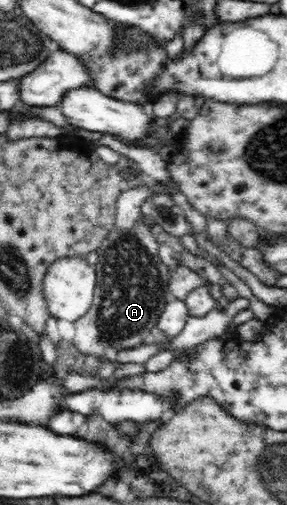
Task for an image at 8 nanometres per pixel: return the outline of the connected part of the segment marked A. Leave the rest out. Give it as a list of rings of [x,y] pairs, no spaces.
[[[136,224],[130,230],[114,227],[97,248],[98,262],[95,264],[97,281],[93,294],[93,304],[88,312],[75,320],[76,350],[82,355],[102,356],[106,346],[118,350],[138,348],[152,343],[153,331],[157,328],[158,318],[164,307],[174,295],[170,293],[170,270],[161,259],[158,243],[150,228]]]

